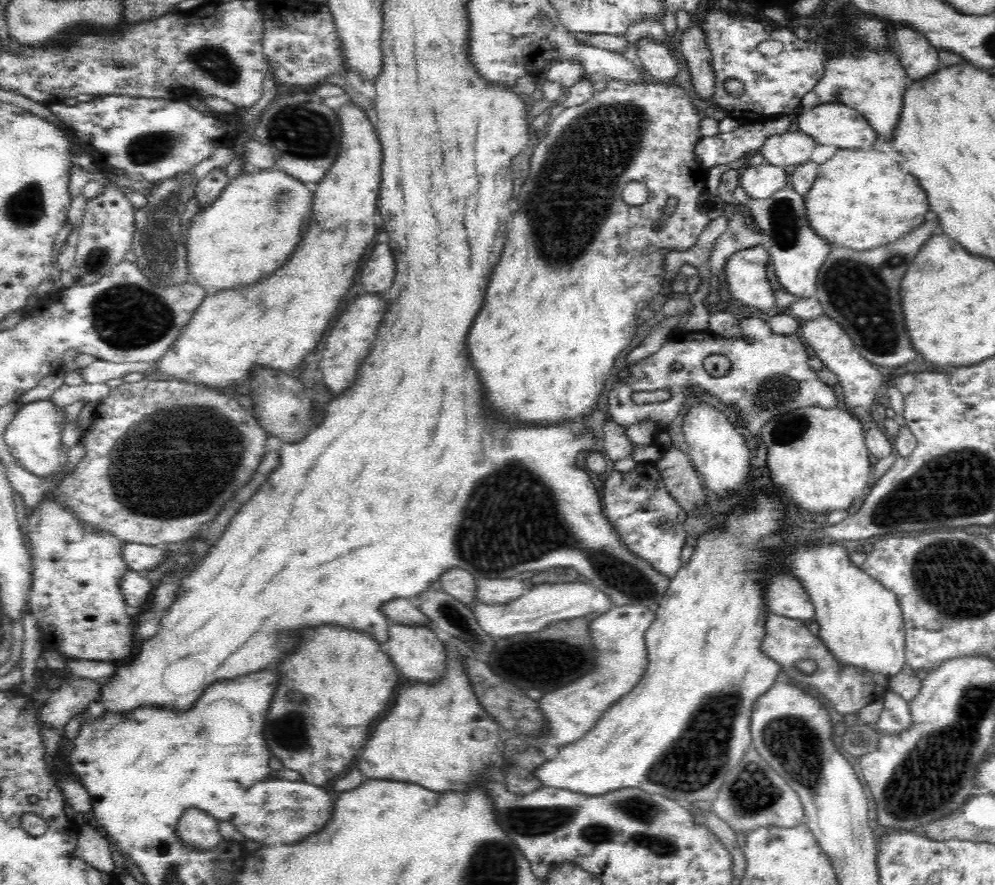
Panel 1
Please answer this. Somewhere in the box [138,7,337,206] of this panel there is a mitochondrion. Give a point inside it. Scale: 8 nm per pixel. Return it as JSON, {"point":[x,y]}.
{"point":[212,60]}

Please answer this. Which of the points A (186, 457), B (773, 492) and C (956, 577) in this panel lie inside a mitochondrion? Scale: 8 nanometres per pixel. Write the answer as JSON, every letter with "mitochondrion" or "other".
{"A":"mitochondrion","B":"other","C":"mitochondrion"}

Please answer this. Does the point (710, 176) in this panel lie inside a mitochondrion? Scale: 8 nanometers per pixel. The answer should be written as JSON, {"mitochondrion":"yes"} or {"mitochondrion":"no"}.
{"mitochondrion":"no"}

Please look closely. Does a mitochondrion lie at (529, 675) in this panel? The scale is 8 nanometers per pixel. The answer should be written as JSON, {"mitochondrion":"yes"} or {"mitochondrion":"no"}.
{"mitochondrion":"no"}

